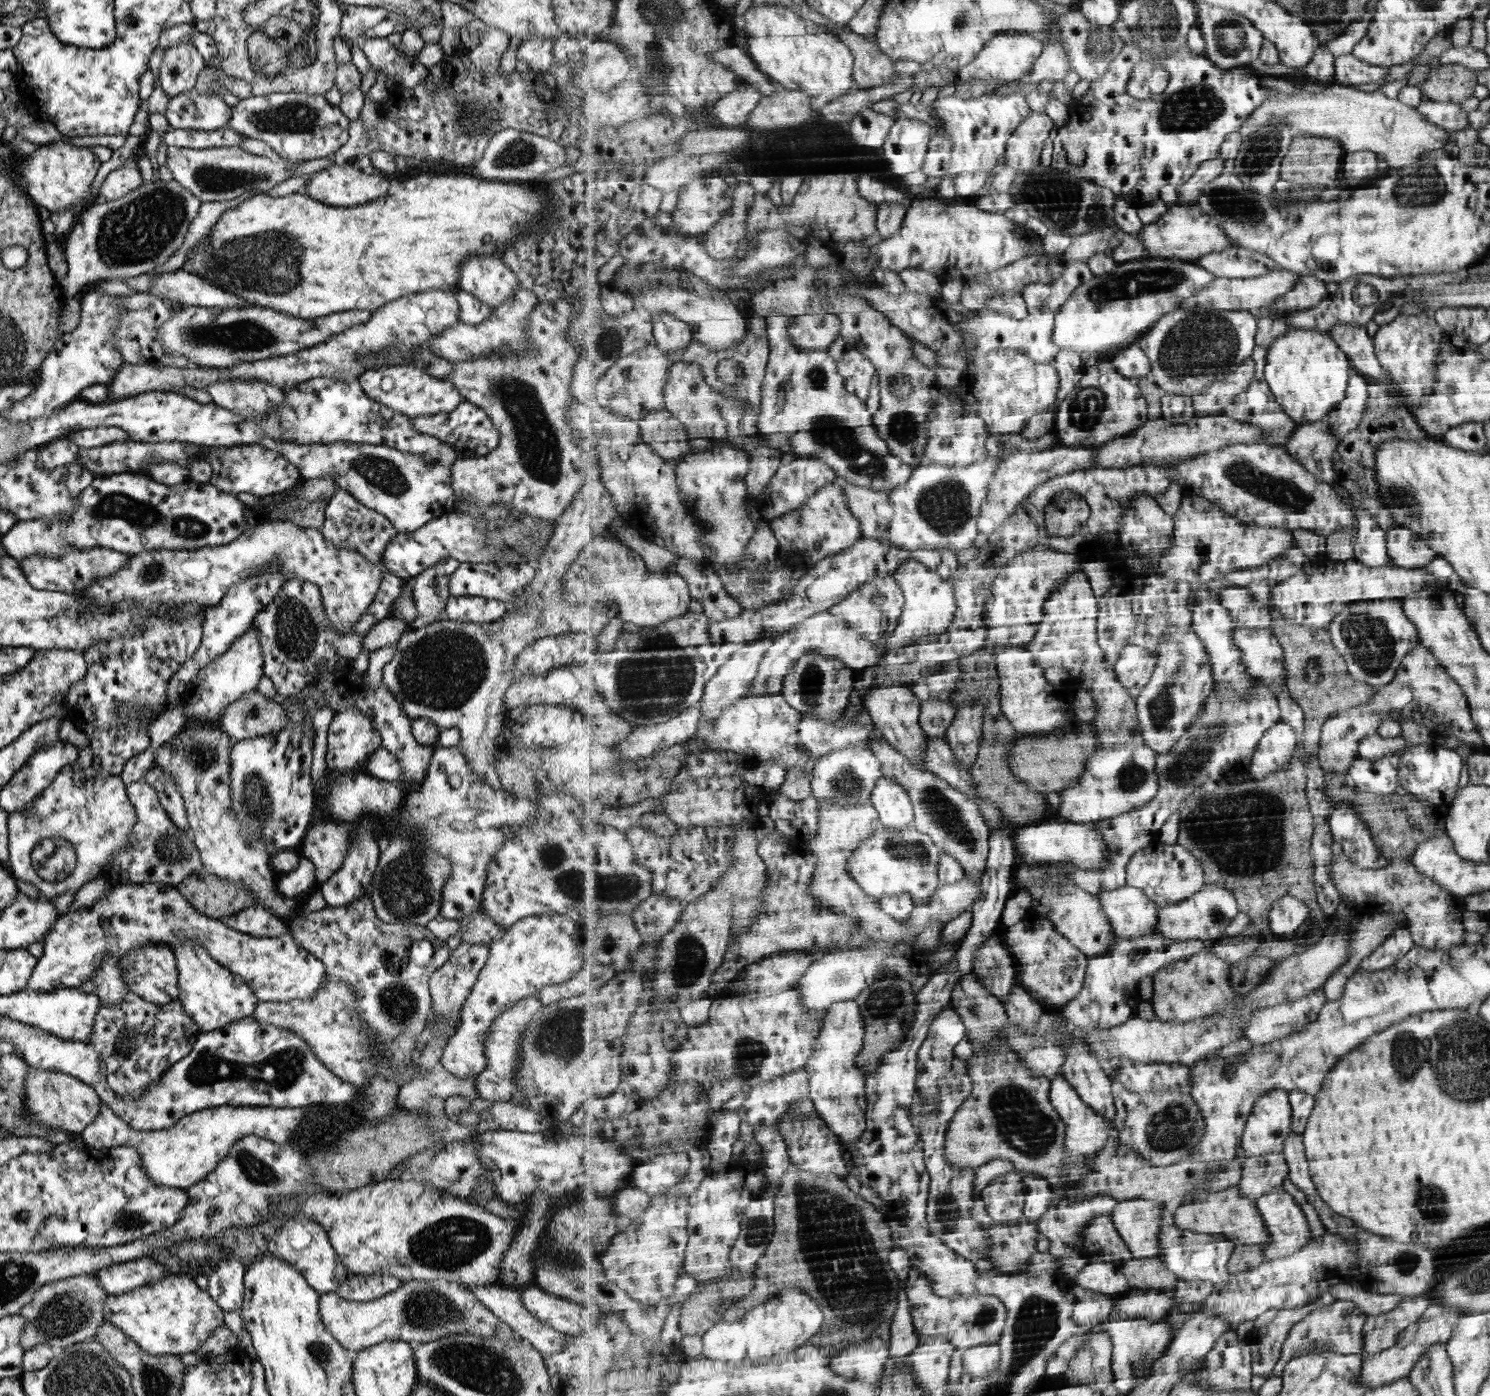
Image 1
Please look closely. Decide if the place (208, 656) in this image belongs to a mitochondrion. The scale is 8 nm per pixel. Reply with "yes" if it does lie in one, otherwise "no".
no

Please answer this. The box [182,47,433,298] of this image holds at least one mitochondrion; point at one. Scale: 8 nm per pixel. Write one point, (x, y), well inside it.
(271, 262)

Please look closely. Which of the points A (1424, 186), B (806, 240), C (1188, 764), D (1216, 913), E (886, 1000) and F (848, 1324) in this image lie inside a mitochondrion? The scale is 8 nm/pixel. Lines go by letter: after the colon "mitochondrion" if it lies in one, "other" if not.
A: mitochondrion
B: other
C: mitochondrion
D: mitochondrion
E: mitochondrion
F: other

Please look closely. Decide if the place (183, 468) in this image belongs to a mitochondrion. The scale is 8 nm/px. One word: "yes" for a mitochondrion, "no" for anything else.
no

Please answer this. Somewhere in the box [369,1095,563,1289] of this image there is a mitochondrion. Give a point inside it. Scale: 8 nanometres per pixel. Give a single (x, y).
(445, 1245)

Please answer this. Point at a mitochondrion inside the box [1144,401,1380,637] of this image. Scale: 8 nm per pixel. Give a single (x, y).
(1290, 495)

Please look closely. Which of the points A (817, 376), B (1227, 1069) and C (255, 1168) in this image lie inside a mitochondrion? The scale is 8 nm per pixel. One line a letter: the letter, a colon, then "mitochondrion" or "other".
A: mitochondrion
B: other
C: mitochondrion

